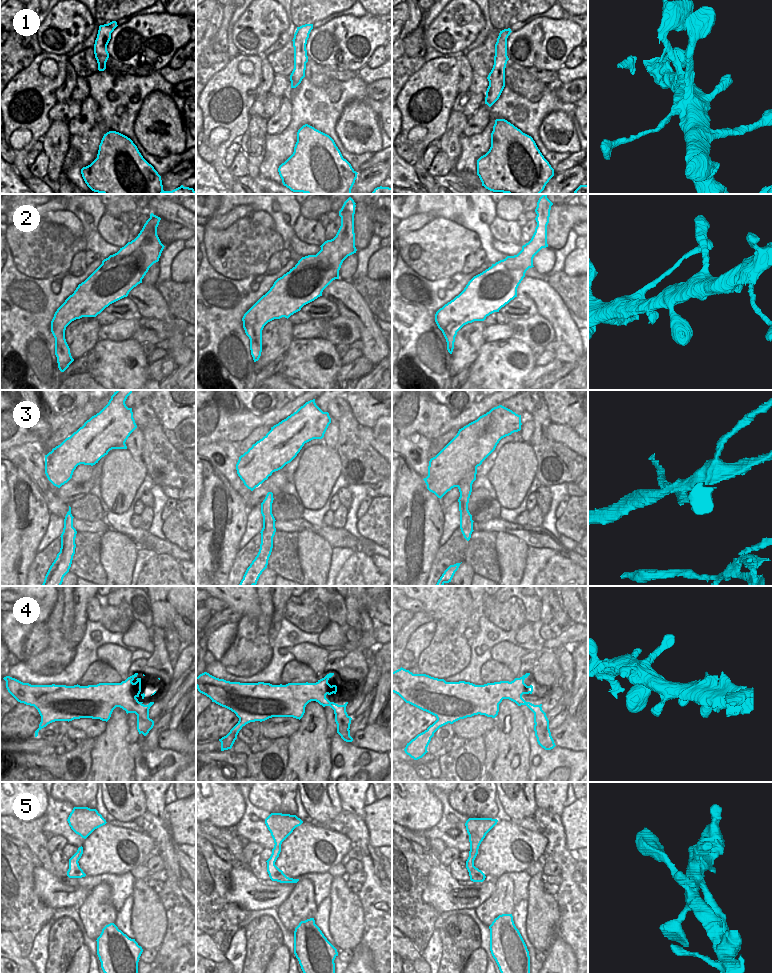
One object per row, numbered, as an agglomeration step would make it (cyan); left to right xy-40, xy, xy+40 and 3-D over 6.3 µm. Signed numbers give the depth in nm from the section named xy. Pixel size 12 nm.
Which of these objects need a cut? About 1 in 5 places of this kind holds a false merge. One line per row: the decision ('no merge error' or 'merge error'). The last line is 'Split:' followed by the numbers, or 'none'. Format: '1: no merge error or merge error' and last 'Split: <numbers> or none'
1: no merge error
2: no merge error
3: merge error
4: no merge error
5: no merge error
Split: 3

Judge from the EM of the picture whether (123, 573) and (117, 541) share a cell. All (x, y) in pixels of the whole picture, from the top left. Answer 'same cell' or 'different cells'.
same cell

